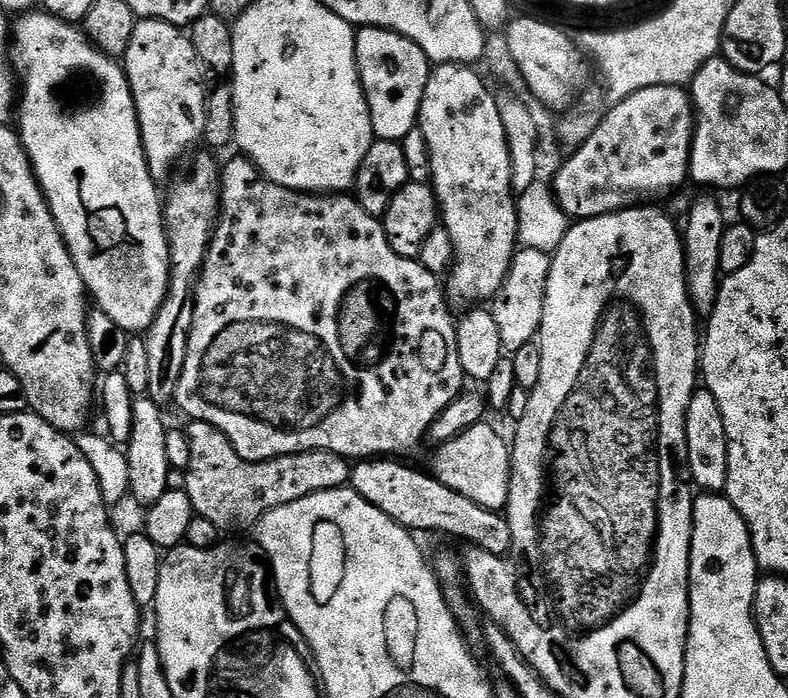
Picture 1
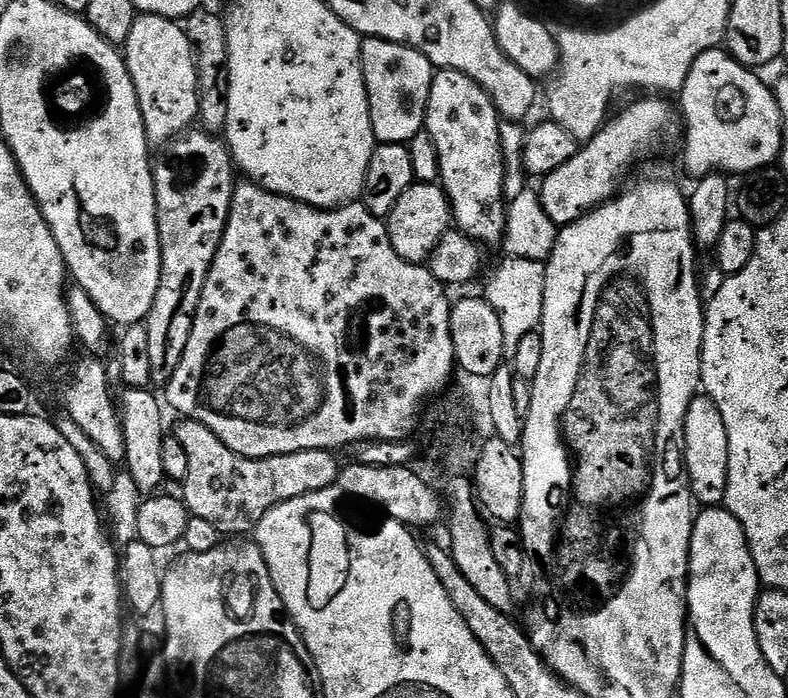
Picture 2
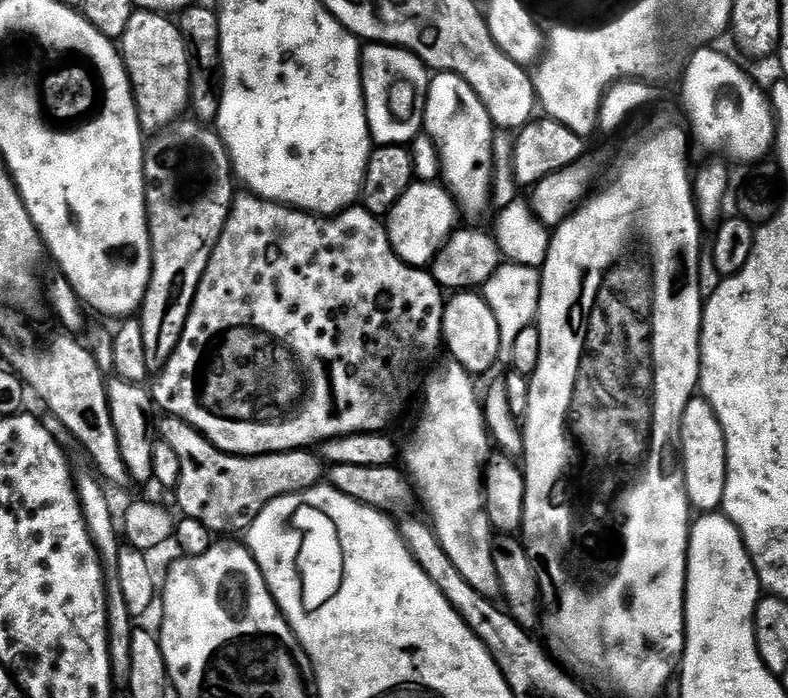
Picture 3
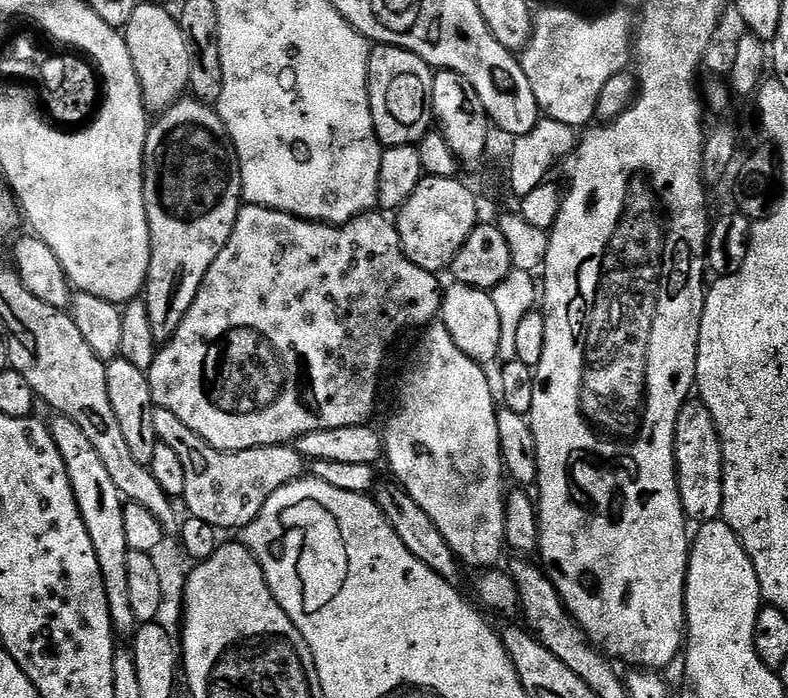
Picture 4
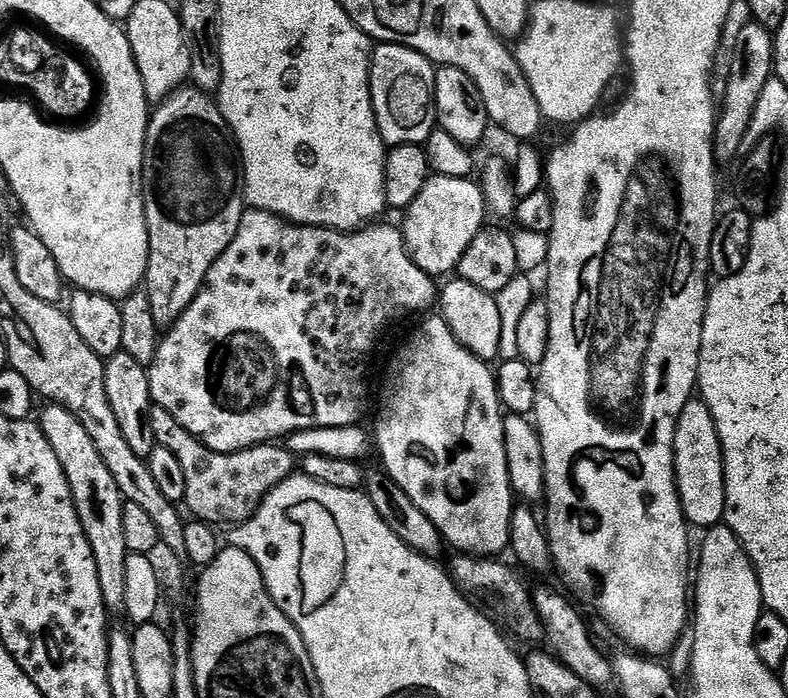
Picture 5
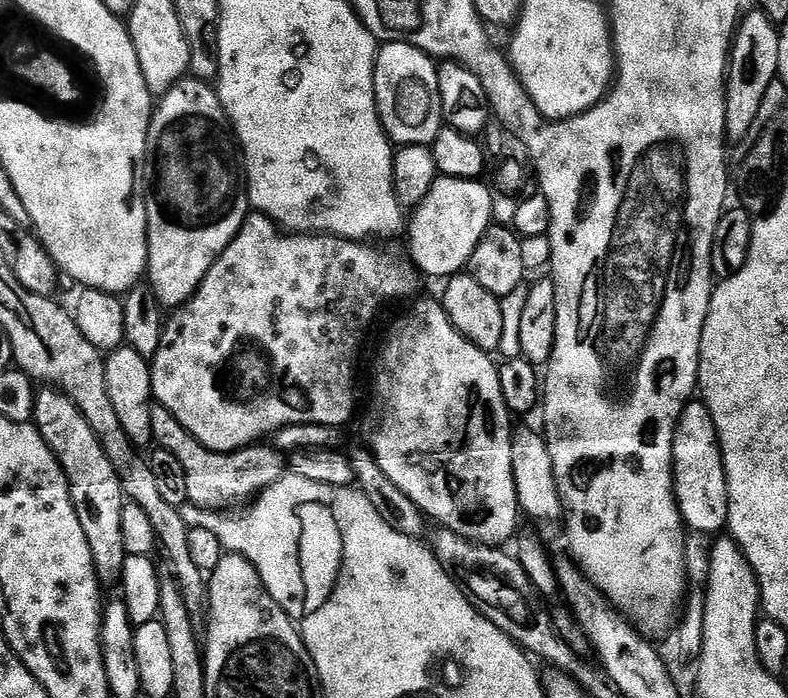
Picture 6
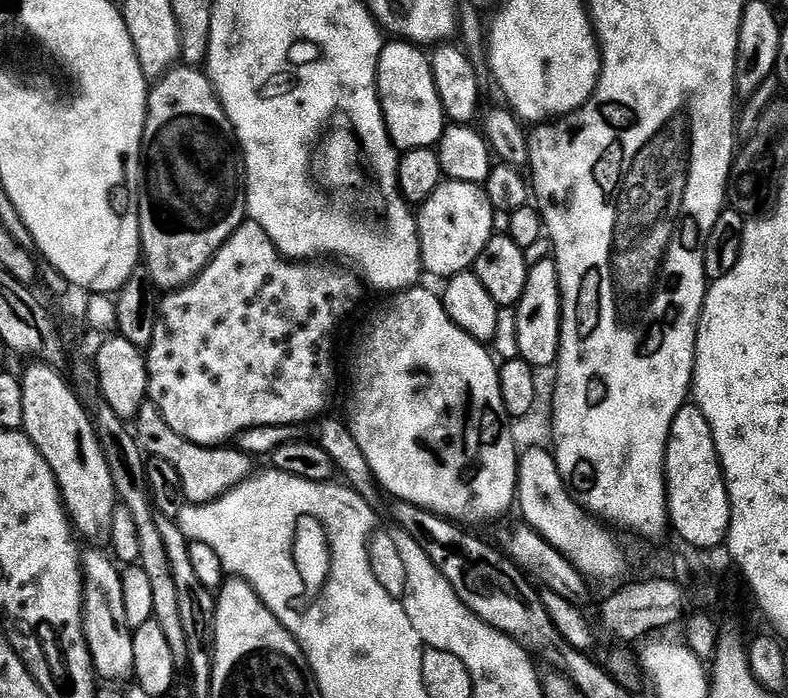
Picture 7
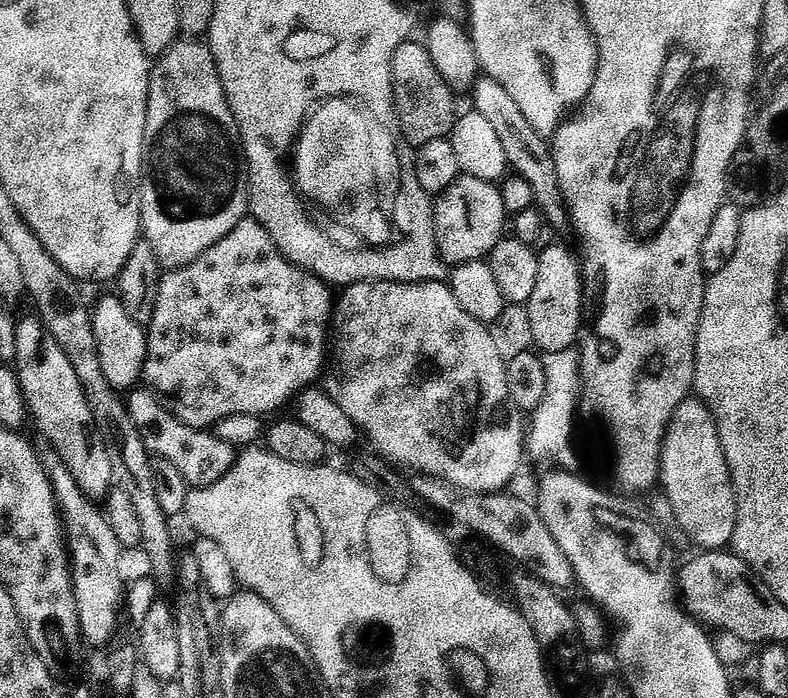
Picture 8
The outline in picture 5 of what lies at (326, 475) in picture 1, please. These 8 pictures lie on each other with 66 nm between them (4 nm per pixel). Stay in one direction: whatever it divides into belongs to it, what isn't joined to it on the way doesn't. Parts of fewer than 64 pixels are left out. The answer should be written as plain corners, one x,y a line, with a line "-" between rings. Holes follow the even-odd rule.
153,407
150,422
159,447
170,450
186,474
186,494
183,503
195,519
213,526
236,526
251,520
260,503
294,472
294,456
287,447
275,443
257,444
240,452
215,452
196,436
191,436
169,412
-
280,447
280,448
276,448
-
293,460
293,464
292,464

